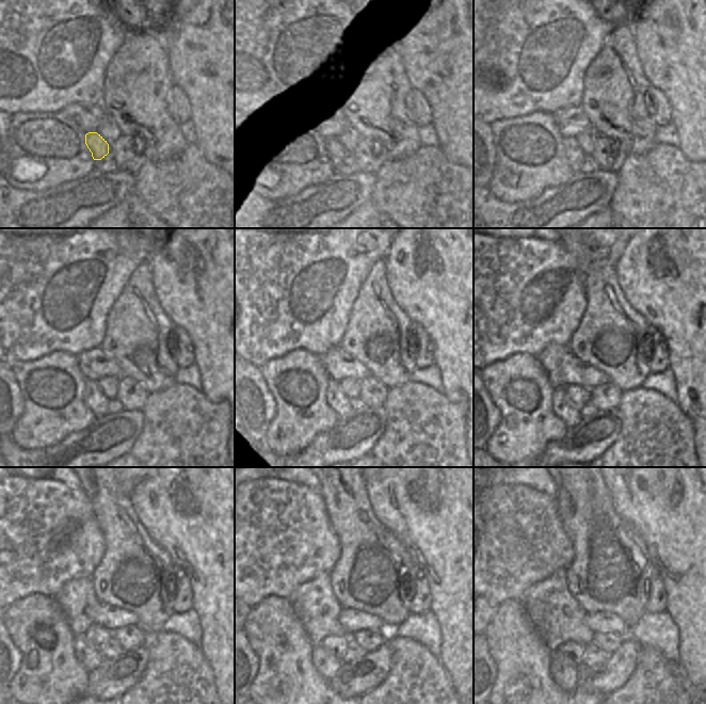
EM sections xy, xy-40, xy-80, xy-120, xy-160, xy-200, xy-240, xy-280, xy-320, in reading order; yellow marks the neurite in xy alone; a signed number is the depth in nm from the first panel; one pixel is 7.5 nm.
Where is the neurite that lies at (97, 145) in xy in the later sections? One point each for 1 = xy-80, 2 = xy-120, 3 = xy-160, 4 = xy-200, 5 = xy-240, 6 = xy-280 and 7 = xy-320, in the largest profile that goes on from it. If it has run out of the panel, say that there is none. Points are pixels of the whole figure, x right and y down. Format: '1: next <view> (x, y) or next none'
1: next xy-80 (575, 156)
2: next xy-120 (93, 397)
3: next xy-160 (337, 401)
4: next xy-200 (562, 408)
5: next xy-240 (90, 658)
6: next xy-280 (326, 665)
7: next xy-320 (563, 671)

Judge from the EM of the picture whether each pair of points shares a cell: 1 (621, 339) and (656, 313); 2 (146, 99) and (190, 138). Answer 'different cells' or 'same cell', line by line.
1: different cells
2: different cells

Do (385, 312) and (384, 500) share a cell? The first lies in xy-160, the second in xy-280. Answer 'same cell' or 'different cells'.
different cells

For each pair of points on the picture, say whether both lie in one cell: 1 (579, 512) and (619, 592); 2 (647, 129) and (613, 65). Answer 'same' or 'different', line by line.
1: same
2: same

